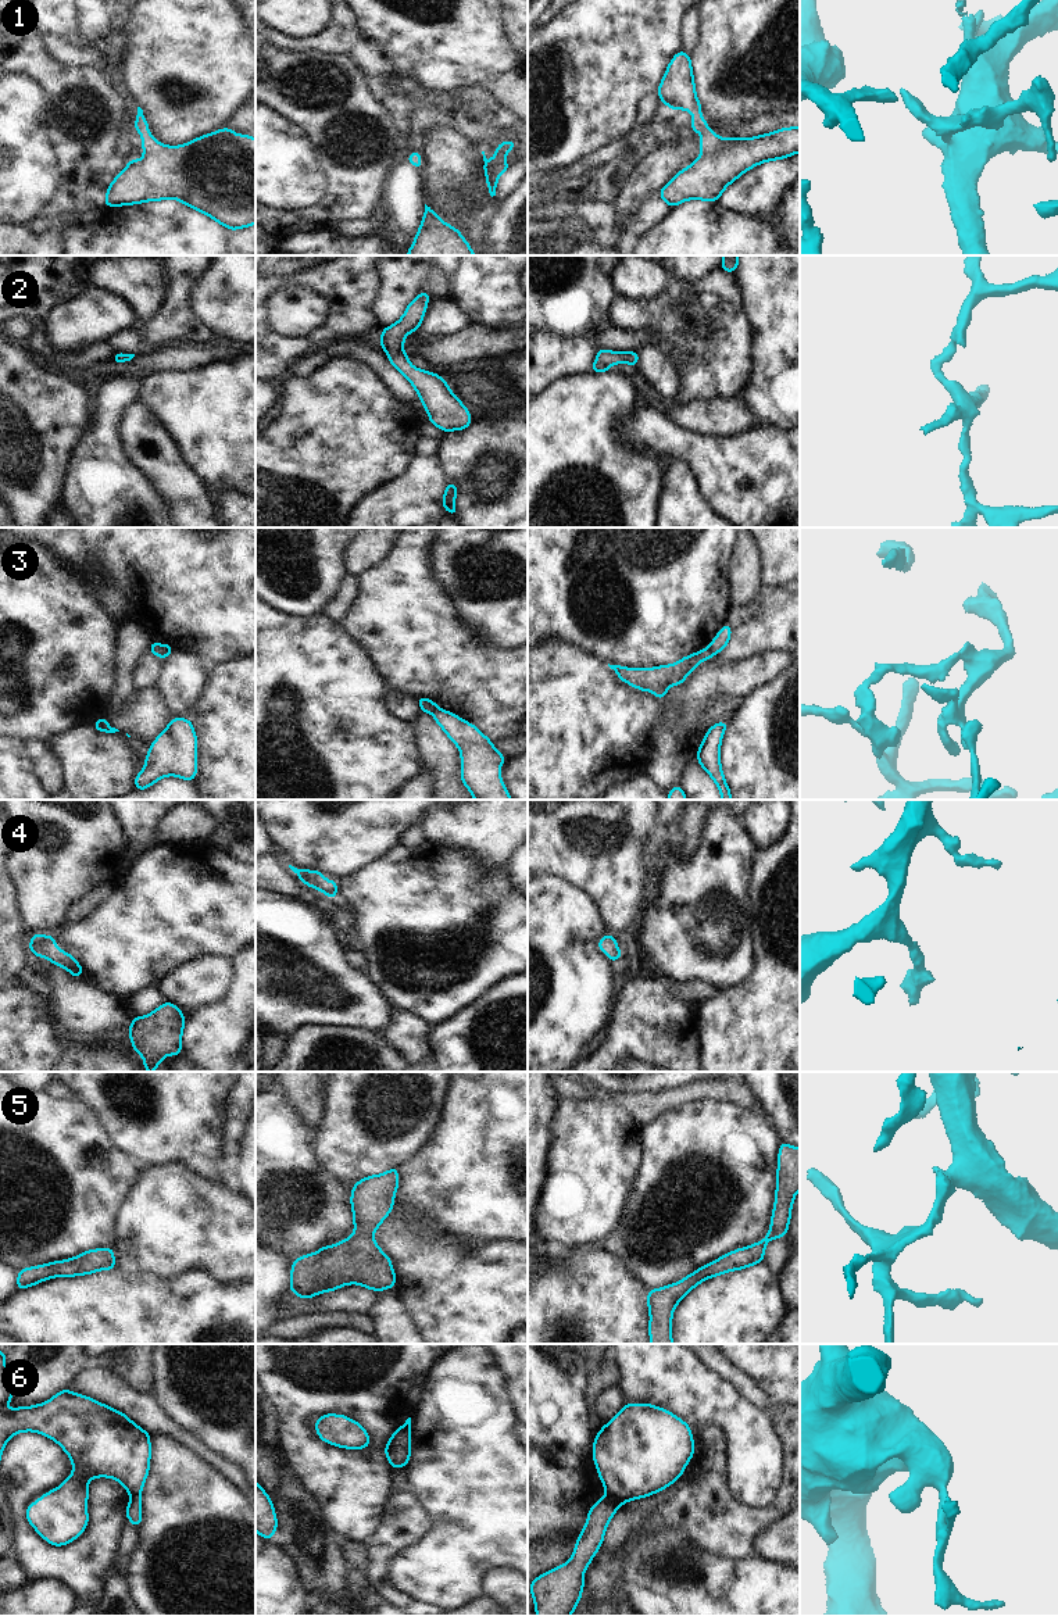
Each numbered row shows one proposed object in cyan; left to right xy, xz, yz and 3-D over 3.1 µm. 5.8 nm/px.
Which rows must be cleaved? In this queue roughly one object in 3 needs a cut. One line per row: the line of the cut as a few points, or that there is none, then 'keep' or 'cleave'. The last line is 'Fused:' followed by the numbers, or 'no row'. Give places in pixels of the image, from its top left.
1: no cut | keep
2: no cut | keep
3: yz (708, 647), (714, 654) | cleave
4: no cut | keep
5: no cut | keep
6: yz (607, 1494), (619, 1505) | cleave
Fused: 3, 6

